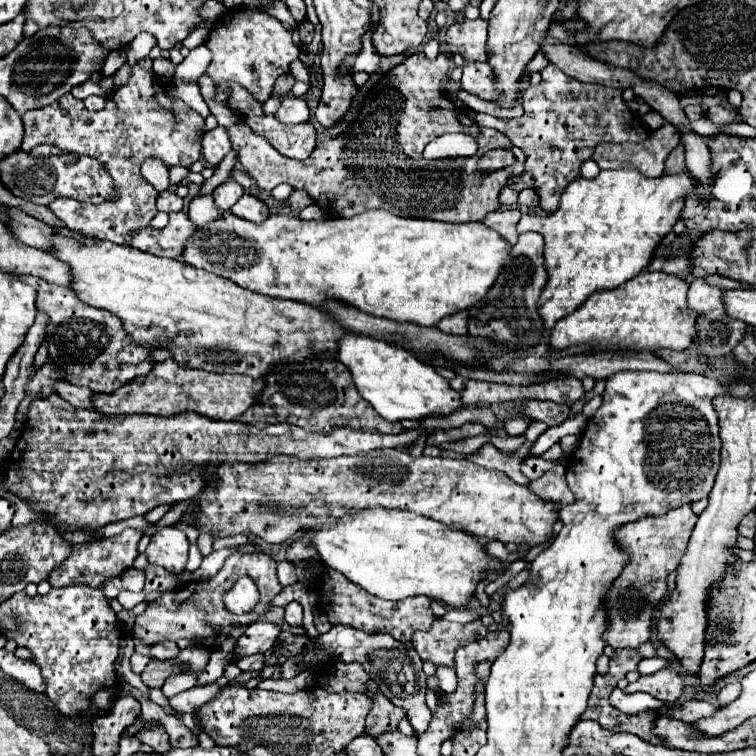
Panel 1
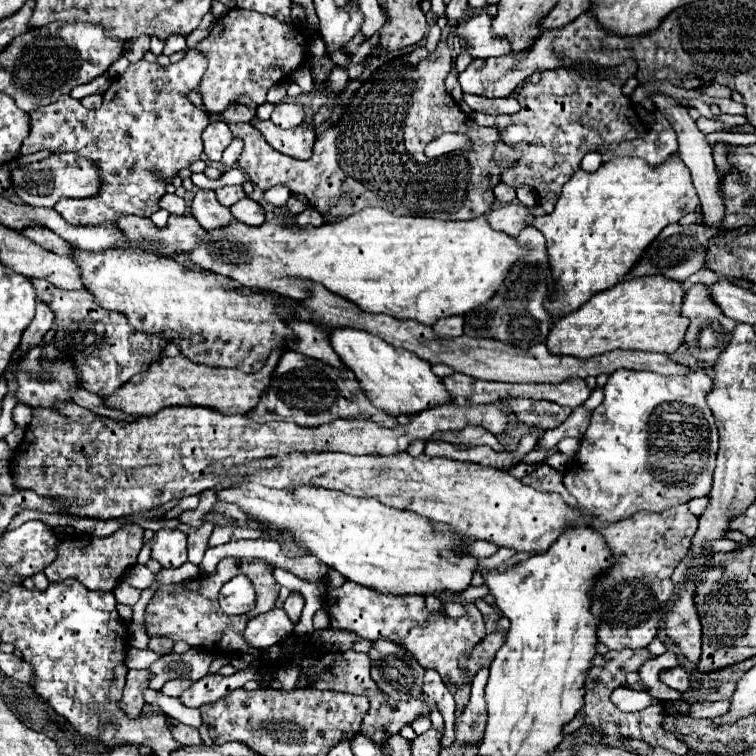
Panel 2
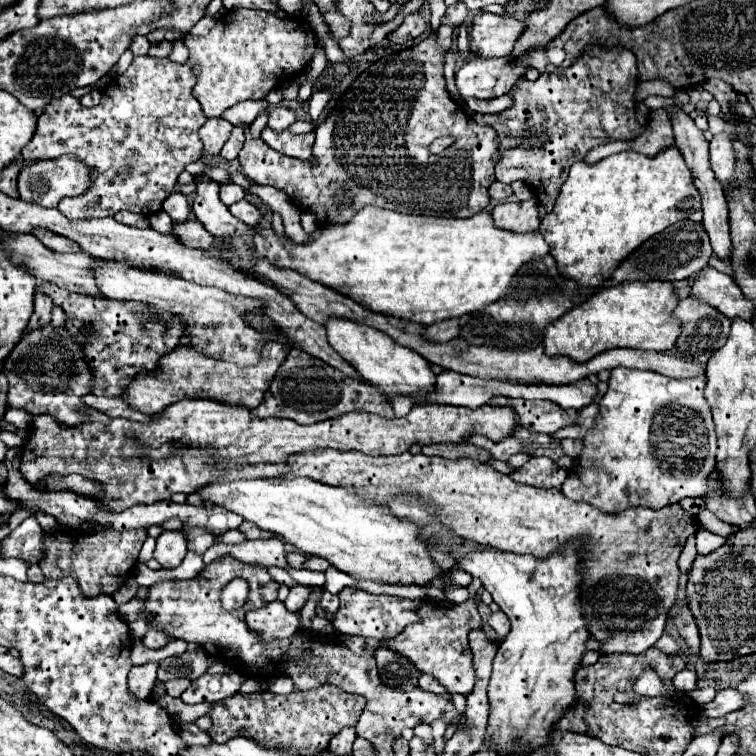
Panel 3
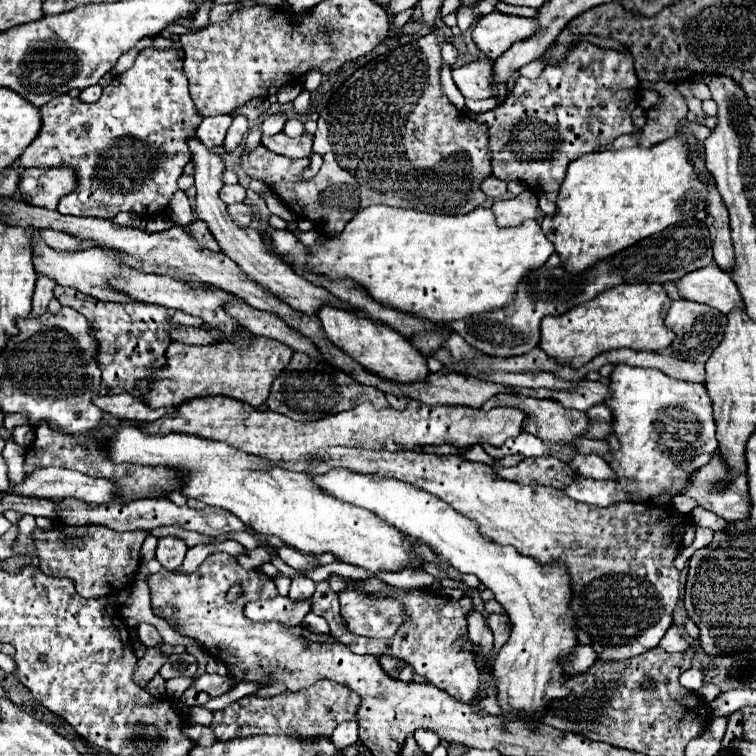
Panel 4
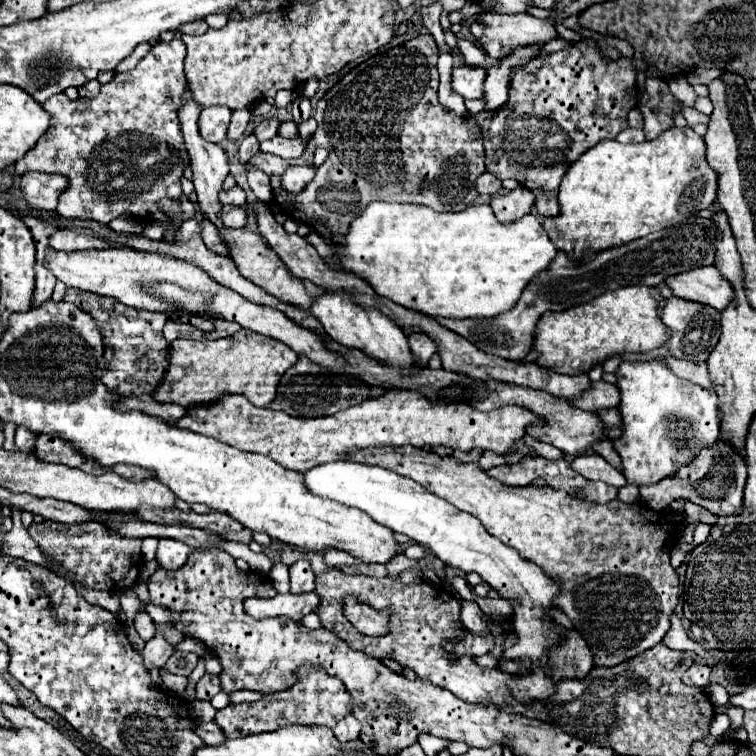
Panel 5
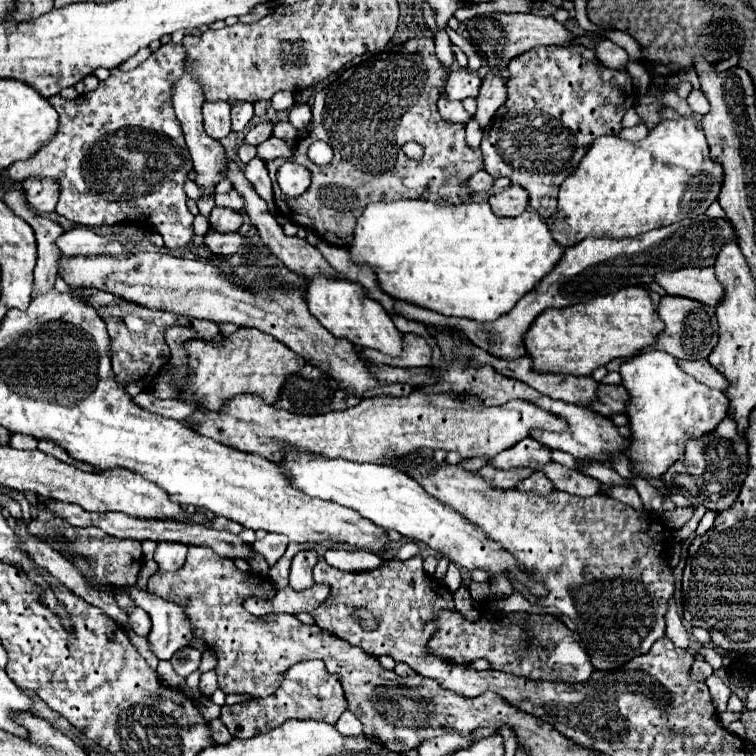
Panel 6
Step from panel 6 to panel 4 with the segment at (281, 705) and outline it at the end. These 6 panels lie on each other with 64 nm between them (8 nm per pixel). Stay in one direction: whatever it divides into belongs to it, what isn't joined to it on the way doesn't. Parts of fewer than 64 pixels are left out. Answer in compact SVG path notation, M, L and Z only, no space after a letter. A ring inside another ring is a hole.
M320 680L312 684L310 688L304 688L300 692L286 692L272 698L258 698L258 696L246 696L232 704L228 704L224 710L214 712L212 730L216 740L232 740L238 736L266 736L266 734L288 734L296 738L328 738L332 736L334 728L346 720L354 720L360 706L360 698L356 692L344 688L342 684Z

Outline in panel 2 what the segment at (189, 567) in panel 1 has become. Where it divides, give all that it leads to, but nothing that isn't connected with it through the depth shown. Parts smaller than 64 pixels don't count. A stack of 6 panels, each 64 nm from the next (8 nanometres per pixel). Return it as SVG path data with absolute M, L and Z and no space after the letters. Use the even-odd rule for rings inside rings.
M205 522L197 529L181 523L178 529L182 530L187 536L188 561L199 565L208 548L208 540L214 529L214 525L210 522Z

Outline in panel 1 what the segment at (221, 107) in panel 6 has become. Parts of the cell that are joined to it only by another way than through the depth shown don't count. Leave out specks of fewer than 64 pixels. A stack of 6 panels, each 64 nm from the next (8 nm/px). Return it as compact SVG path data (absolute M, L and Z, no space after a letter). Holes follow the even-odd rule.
M220 126L202 138L202 152L204 152L204 158L210 166L218 166L220 160L230 150L232 150L232 146L228 140L228 132L224 132L224 128L220 128Z

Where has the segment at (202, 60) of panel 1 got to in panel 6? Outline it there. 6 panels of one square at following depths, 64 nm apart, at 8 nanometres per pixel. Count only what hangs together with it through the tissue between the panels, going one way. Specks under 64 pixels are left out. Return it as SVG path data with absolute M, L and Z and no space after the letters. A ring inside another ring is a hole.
M168 42L168 44L162 44L156 52L152 52L148 56L148 60L144 60L138 68L134 70L128 70L128 72L122 72L118 68L112 68L110 72L110 78L100 82L100 88L96 92L88 92L88 94L82 94L78 96L76 100L64 100L60 98L58 94L48 98L50 106L54 106L54 110L58 112L60 116L60 126L58 126L58 132L54 134L54 138L40 146L40 150L24 160L24 162L16 162L8 168L8 176L12 180L24 180L26 176L32 176L32 174L40 174L40 176L54 176L60 180L60 200L58 200L58 206L56 206L56 212L64 218L68 218L70 222L74 224L84 224L84 226L112 226L112 224L118 224L118 222L124 222L124 224L132 224L132 226L138 226L142 230L154 230L158 234L162 234L164 238L164 246L170 248L170 250L176 250L176 252L184 252L188 248L188 244L192 242L192 220L194 216L188 212L186 208L186 194L184 194L184 182L188 178L188 172L192 170L192 158L188 154L188 148L184 144L184 136L182 136L182 128L180 128L180 122L176 120L176 114L174 114L174 108L172 108L172 86L176 80L180 80L182 76L182 68L184 68L184 60L186 60L186 48L182 44L174 44L174 42Z

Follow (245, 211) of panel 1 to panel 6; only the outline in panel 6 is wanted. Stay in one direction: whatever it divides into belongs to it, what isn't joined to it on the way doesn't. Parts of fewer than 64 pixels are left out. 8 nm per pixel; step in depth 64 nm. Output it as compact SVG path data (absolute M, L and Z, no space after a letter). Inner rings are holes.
M216 206L210 214L210 226L216 232L238 232L238 228L242 226L242 214L234 212L232 208Z

